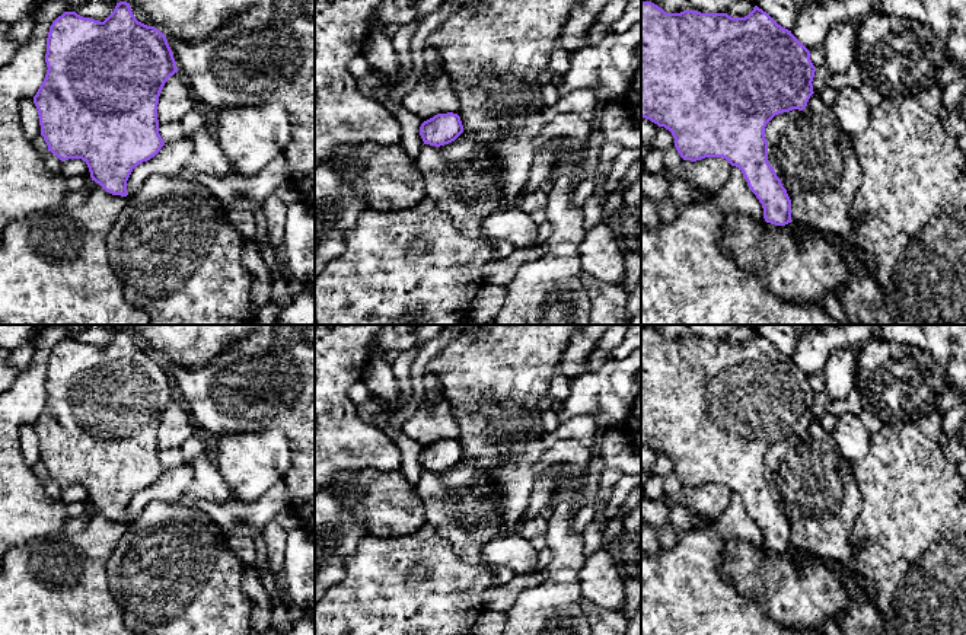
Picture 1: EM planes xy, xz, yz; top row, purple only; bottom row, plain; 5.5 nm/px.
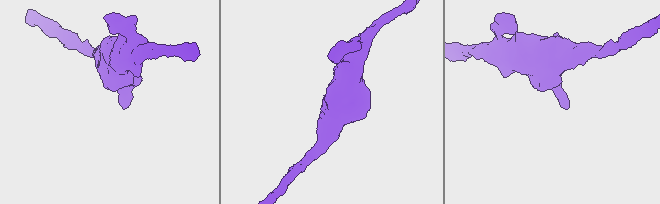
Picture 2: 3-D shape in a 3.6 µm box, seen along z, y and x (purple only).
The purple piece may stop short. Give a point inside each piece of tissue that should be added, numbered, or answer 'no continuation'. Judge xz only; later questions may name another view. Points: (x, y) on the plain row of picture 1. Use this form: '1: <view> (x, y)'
no continuation

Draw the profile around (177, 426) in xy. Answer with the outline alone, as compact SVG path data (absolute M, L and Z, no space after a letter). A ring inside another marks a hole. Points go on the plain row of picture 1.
M179 398L170 402L159 422L159 450L181 447L189 437L195 434L200 433L184 402Z

